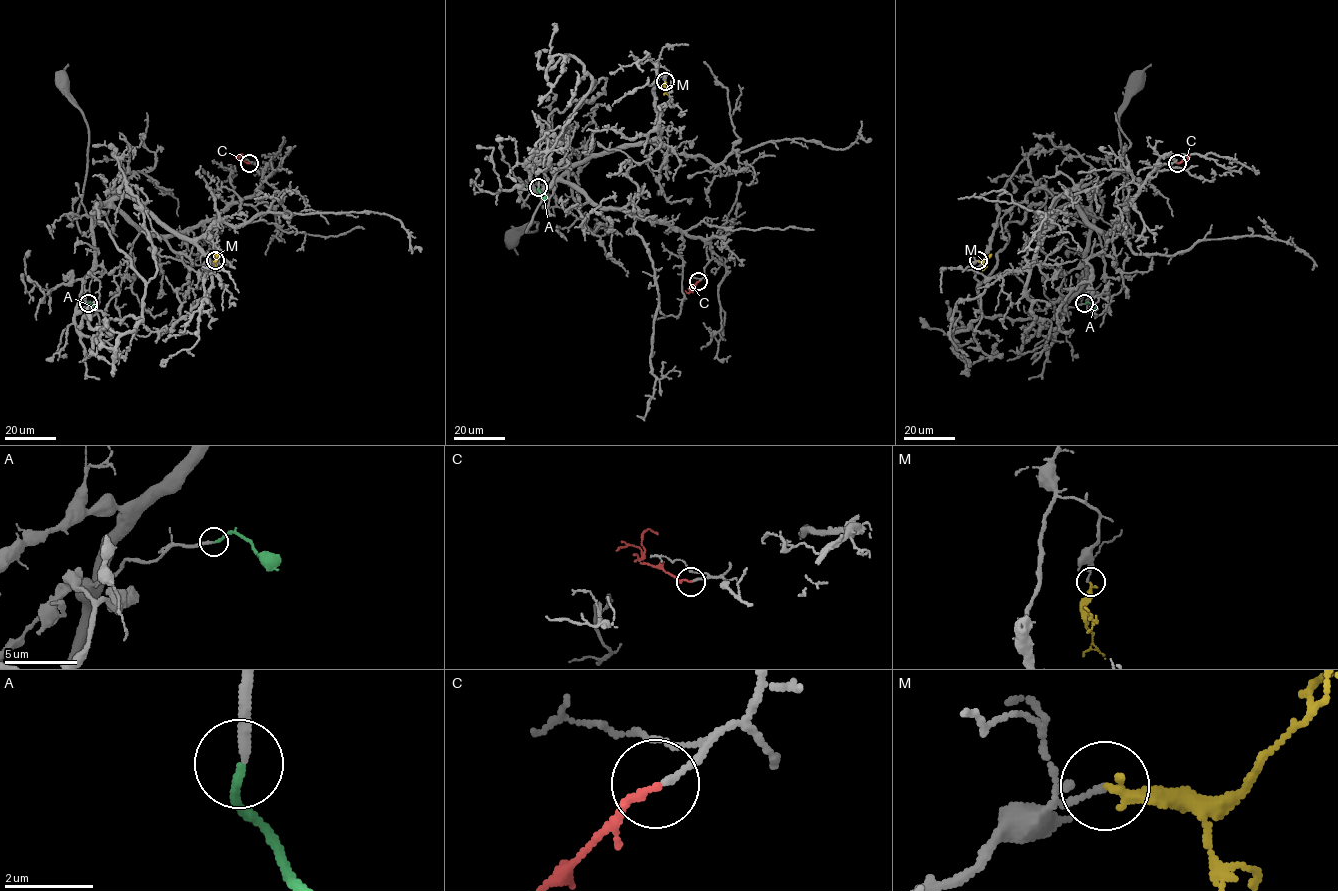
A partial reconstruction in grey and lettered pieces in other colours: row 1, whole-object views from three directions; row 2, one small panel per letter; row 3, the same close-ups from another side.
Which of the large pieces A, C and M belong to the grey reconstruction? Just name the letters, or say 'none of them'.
A, C

